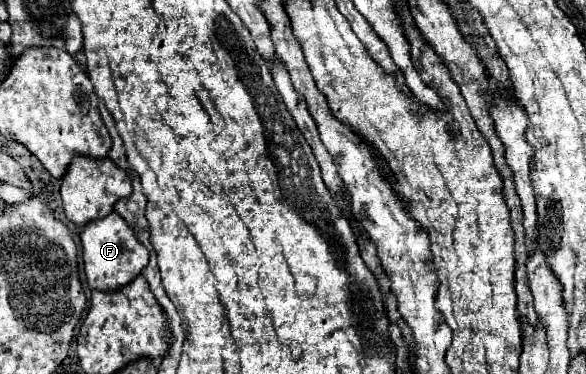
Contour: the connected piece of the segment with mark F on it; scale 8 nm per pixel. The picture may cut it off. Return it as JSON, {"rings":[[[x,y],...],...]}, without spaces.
{"rings":[[[118,212],[108,214],[106,220],[102,218],[102,222],[90,222],[90,226],[84,226],[80,238],[84,248],[82,258],[86,266],[88,286],[92,290],[100,290],[100,292],[120,290],[122,286],[130,284],[148,264],[148,250],[136,240],[132,228]]]}

